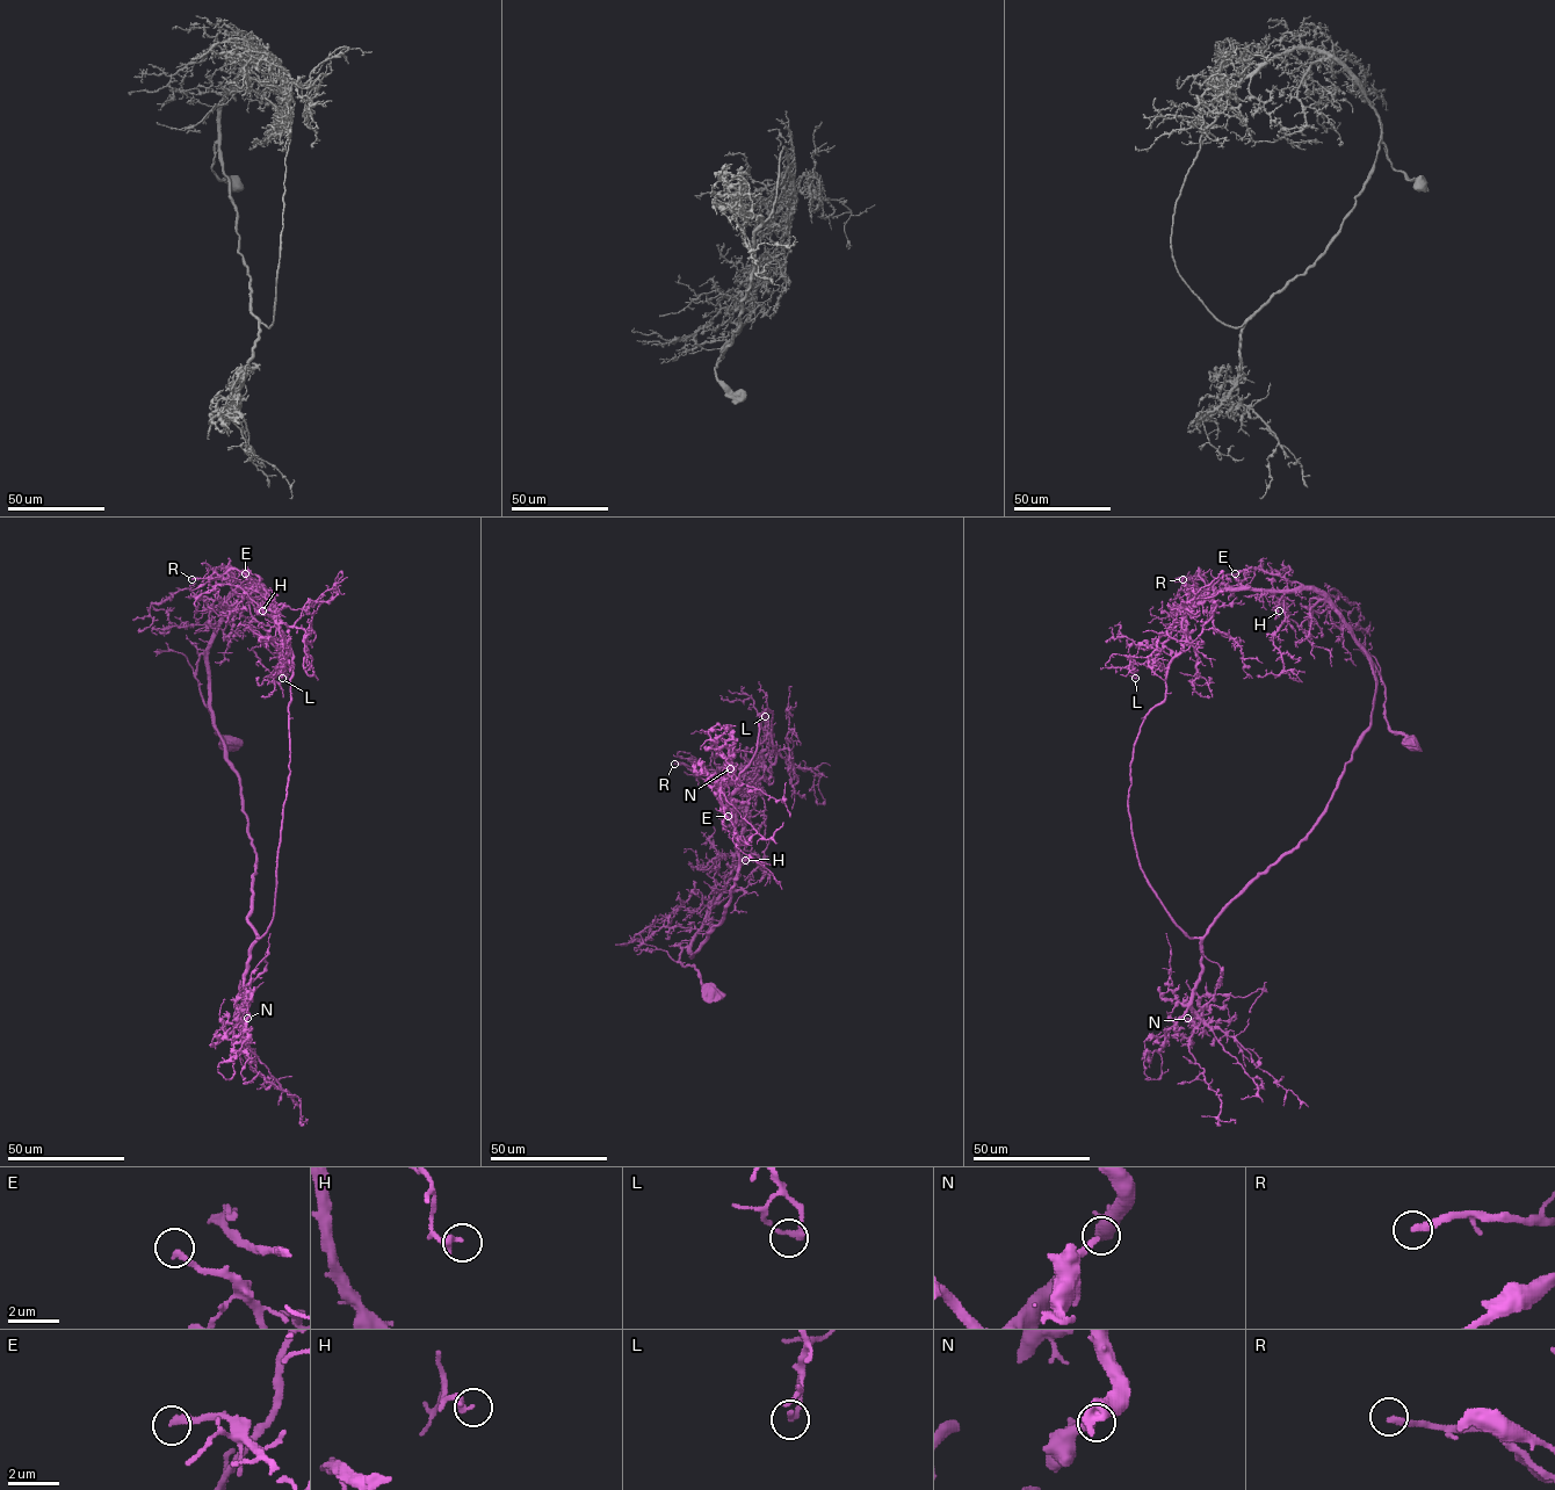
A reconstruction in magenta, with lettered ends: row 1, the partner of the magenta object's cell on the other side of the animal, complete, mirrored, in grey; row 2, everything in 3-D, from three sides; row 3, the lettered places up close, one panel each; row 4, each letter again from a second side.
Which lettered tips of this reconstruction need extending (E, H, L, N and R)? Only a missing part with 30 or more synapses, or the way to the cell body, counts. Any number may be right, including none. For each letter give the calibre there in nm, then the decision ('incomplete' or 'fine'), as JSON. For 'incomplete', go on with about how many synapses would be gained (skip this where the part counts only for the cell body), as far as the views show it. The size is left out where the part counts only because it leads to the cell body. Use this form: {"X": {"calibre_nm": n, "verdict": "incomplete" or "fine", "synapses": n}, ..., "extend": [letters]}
{"E": {"calibre_nm": 280, "verdict": "incomplete", "synapses": 80}, "H": {"calibre_nm": 280, "verdict": "fine"}, "L": {"calibre_nm": 240, "verdict": "fine"}, "N": {"calibre_nm": 260, "verdict": "fine"}, "R": {"calibre_nm": 240, "verdict": "incomplete", "synapses": 60}, "extend": ["E", "R"]}

